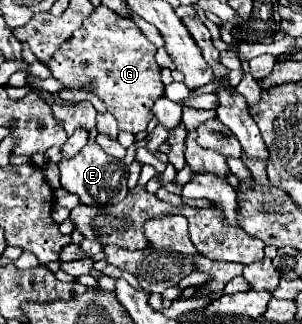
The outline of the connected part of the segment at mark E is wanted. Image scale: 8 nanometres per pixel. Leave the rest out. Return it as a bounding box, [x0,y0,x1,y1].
[58,141,128,207]

